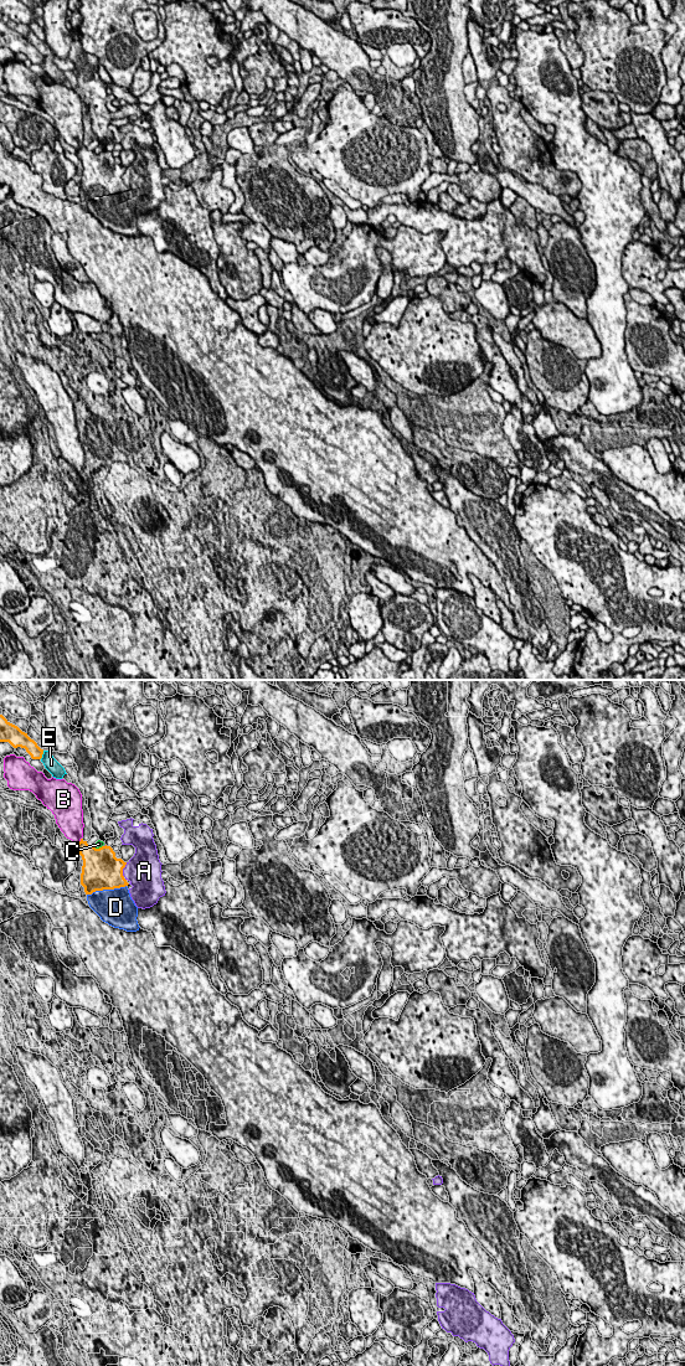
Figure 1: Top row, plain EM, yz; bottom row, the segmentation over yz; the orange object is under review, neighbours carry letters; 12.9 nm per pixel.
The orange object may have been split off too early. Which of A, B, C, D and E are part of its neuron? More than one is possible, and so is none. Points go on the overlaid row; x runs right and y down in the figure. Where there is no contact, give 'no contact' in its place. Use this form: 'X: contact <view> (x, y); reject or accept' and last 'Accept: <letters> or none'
A: contact yz (122, 870); reject
B: contact yz (80, 841); reject
C: contact yz (99, 848); reject
D: contact yz (106, 888); accept
E: contact yz (42, 753); reject
Accept: D

